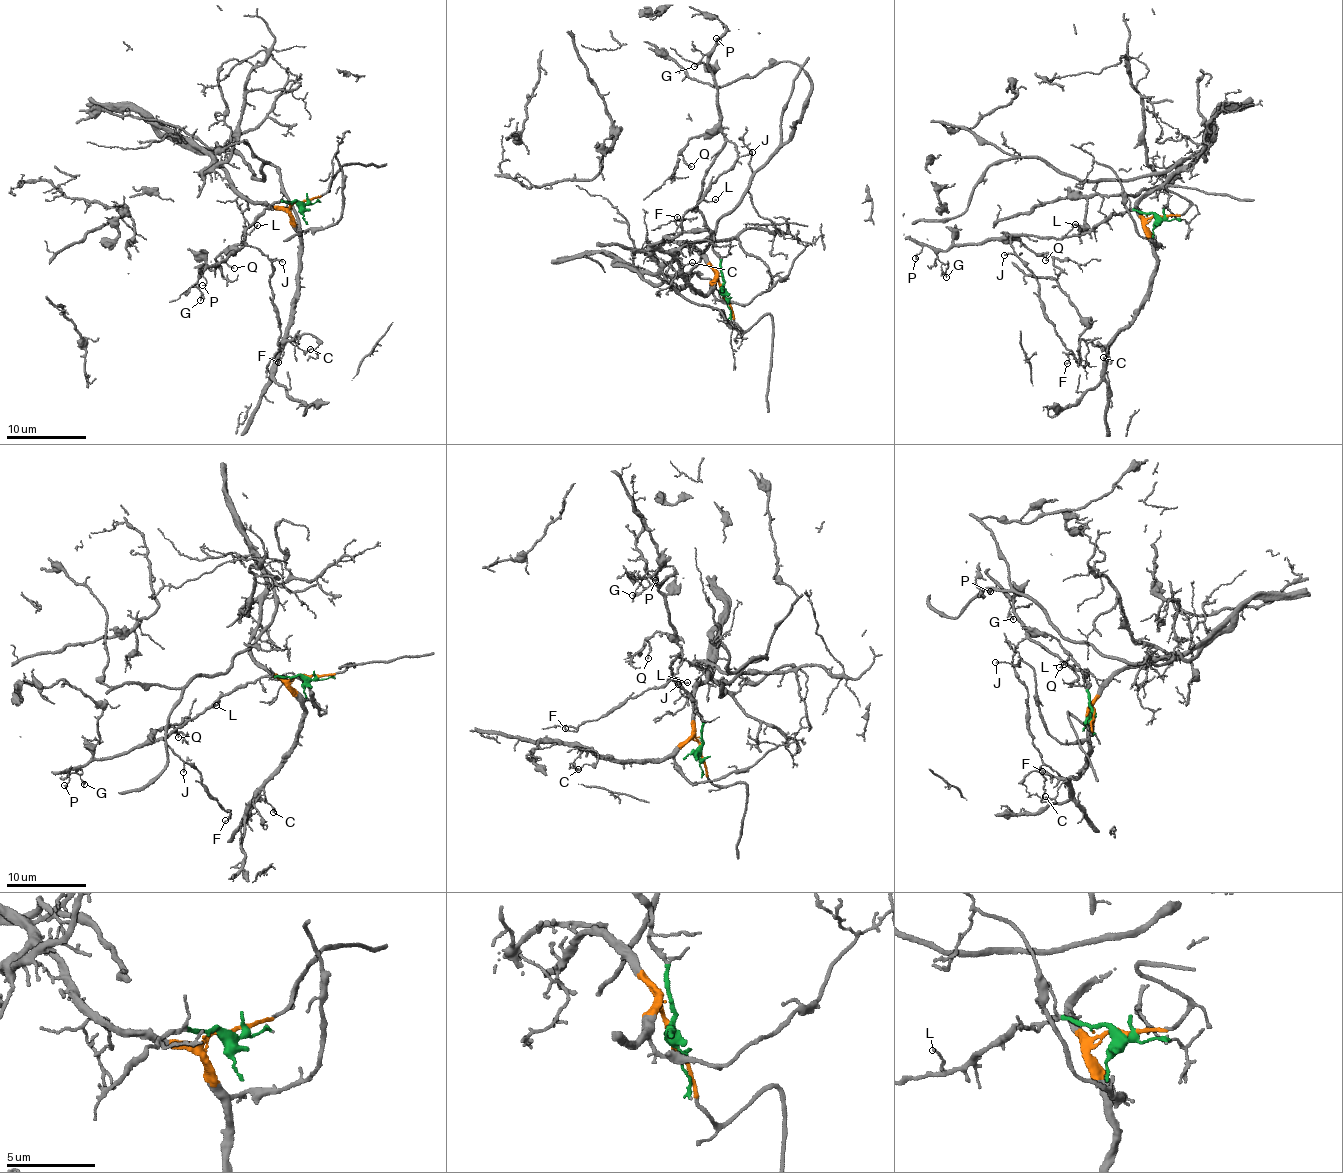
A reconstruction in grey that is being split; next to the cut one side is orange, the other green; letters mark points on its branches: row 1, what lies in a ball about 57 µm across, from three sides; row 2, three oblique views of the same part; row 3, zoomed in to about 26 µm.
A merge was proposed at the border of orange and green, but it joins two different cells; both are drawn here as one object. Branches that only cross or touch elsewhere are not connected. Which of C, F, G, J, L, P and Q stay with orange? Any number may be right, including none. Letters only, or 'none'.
C

